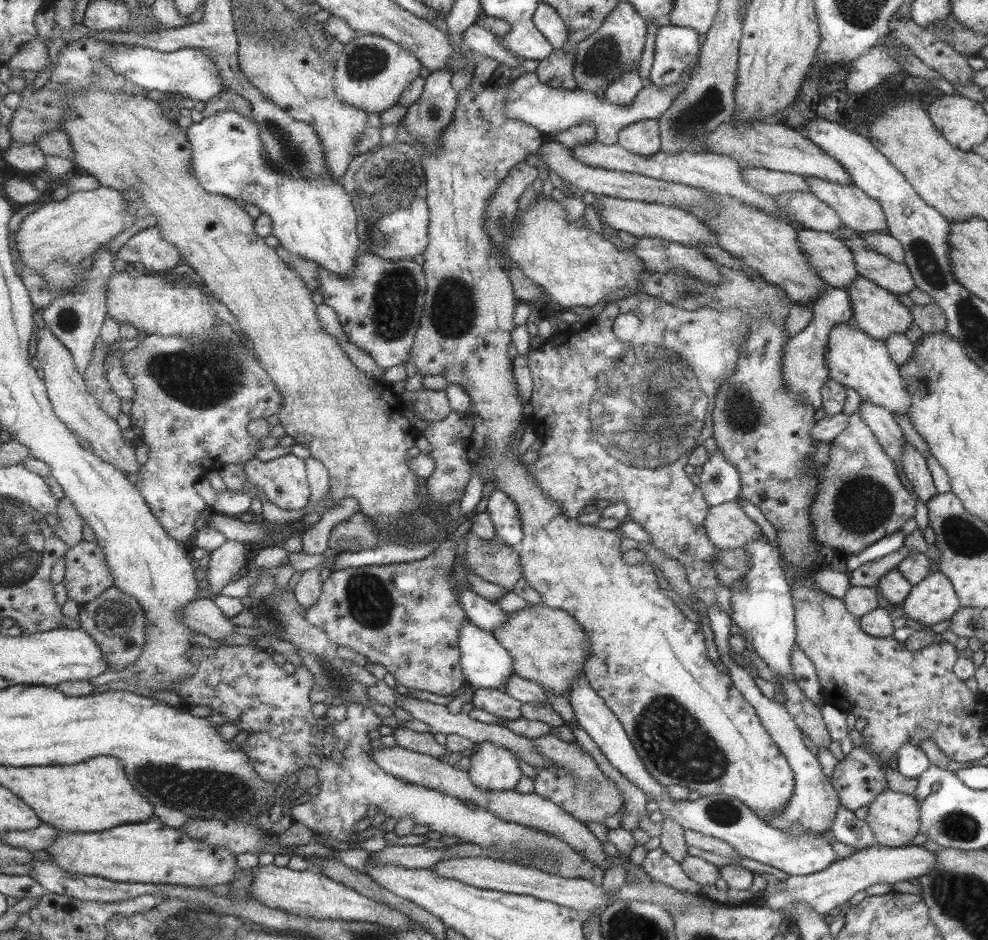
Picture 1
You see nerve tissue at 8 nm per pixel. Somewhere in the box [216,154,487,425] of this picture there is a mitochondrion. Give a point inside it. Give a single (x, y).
(393, 310)

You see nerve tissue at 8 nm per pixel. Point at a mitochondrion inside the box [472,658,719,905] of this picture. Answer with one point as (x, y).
(595, 798)

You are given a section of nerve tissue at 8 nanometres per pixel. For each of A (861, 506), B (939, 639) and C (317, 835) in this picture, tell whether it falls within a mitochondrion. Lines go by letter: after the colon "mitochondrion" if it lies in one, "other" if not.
A: mitochondrion
B: other
C: other

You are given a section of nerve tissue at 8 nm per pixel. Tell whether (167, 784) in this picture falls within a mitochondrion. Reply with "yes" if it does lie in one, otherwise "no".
yes

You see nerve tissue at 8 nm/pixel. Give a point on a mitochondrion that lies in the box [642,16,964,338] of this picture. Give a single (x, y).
(689, 120)

